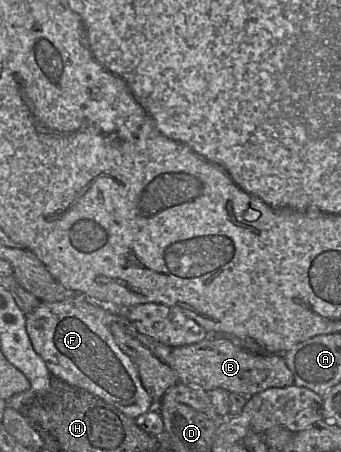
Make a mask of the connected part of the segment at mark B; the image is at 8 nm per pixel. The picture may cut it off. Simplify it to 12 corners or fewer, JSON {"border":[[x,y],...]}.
{"border":[[208,336],[172,348],[178,383],[251,397],[294,385],[284,354]]}

